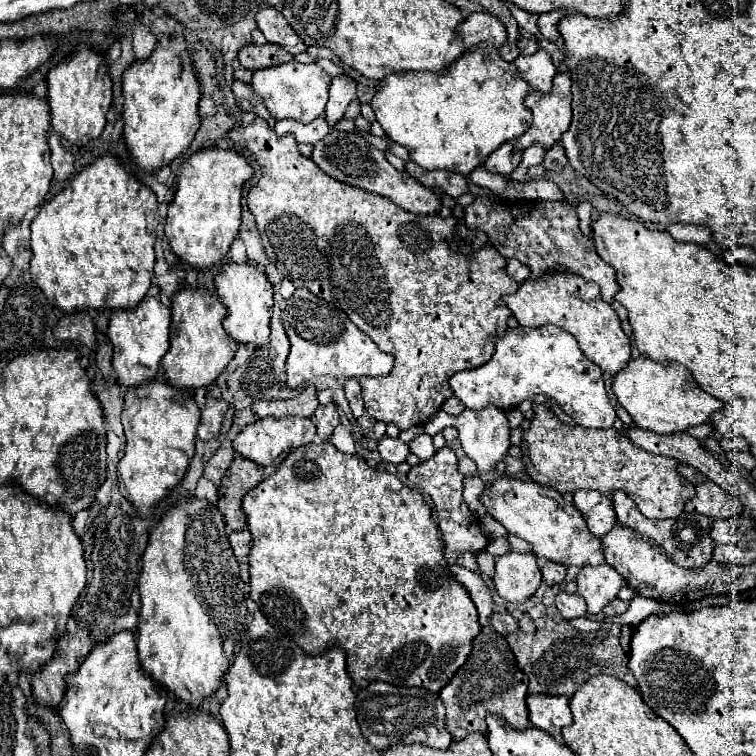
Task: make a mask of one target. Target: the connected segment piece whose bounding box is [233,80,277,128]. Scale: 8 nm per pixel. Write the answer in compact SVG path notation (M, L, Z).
M237 80L237 82L233 84L233 94L235 94L235 100L237 100L237 104L239 104L239 108L241 108L243 112L255 112L257 116L265 118L265 120L271 124L271 128L273 128L273 124L275 124L277 120L269 114L269 110L267 110L265 104L263 104L263 98L259 98L259 96L251 90L249 84L243 84L243 82Z

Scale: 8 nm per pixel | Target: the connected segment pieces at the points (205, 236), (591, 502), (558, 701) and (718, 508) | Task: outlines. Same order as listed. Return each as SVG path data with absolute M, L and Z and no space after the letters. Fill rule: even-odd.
M211 146L187 158L177 174L177 190L169 204L165 224L165 236L175 256L199 268L209 268L227 256L241 224L243 184L251 178L251 164L233 148L223 150Z
M577 490L573 494L573 504L585 518L589 532L597 538L605 536L617 524L617 518L611 508L613 504L605 494L593 490Z
M529 694L527 708L529 708L529 722L535 728L541 728L555 738L561 736L561 728L571 722L571 710L569 710L567 696Z
M705 480L695 488L695 498L691 498L685 504L687 512L699 512L703 516L709 516L713 520L717 518L733 518L741 514L743 506L737 498L729 496L721 486L717 486L711 480Z

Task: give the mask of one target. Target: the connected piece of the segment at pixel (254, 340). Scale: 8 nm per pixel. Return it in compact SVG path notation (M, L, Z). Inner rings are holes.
M227 260L221 272L215 276L217 284L217 294L225 302L229 314L223 322L225 332L243 344L253 344L253 346L265 346L269 342L269 320L271 320L271 310L273 310L273 286L263 270L259 270L255 264L243 262L231 262Z

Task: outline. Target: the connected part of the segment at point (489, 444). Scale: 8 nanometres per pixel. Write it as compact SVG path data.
M485 406L483 410L465 410L461 412L459 416L449 416L445 412L437 412L433 416L433 420L429 420L425 424L425 432L429 436L435 436L435 434L442 432L446 427L455 426L459 430L459 442L461 442L461 448L463 452L477 464L477 468L481 472L485 470L491 470L499 460L505 458L511 442L509 442L509 422L507 422L507 416L501 408L497 406Z

